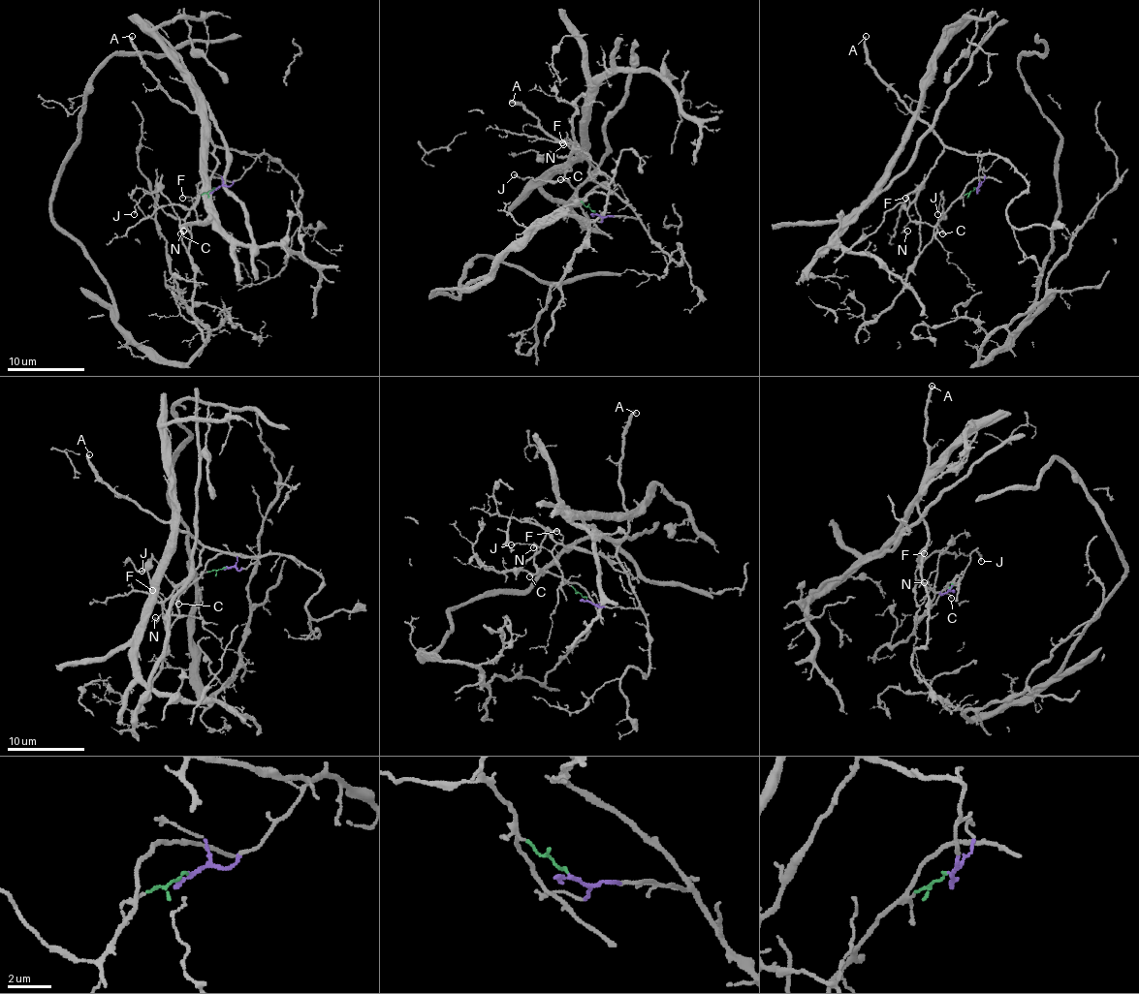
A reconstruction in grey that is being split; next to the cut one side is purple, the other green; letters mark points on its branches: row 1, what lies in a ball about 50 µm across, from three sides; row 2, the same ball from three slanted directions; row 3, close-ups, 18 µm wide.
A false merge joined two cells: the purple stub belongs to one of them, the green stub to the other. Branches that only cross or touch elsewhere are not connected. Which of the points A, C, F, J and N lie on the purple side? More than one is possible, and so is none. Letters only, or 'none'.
A, F, N

